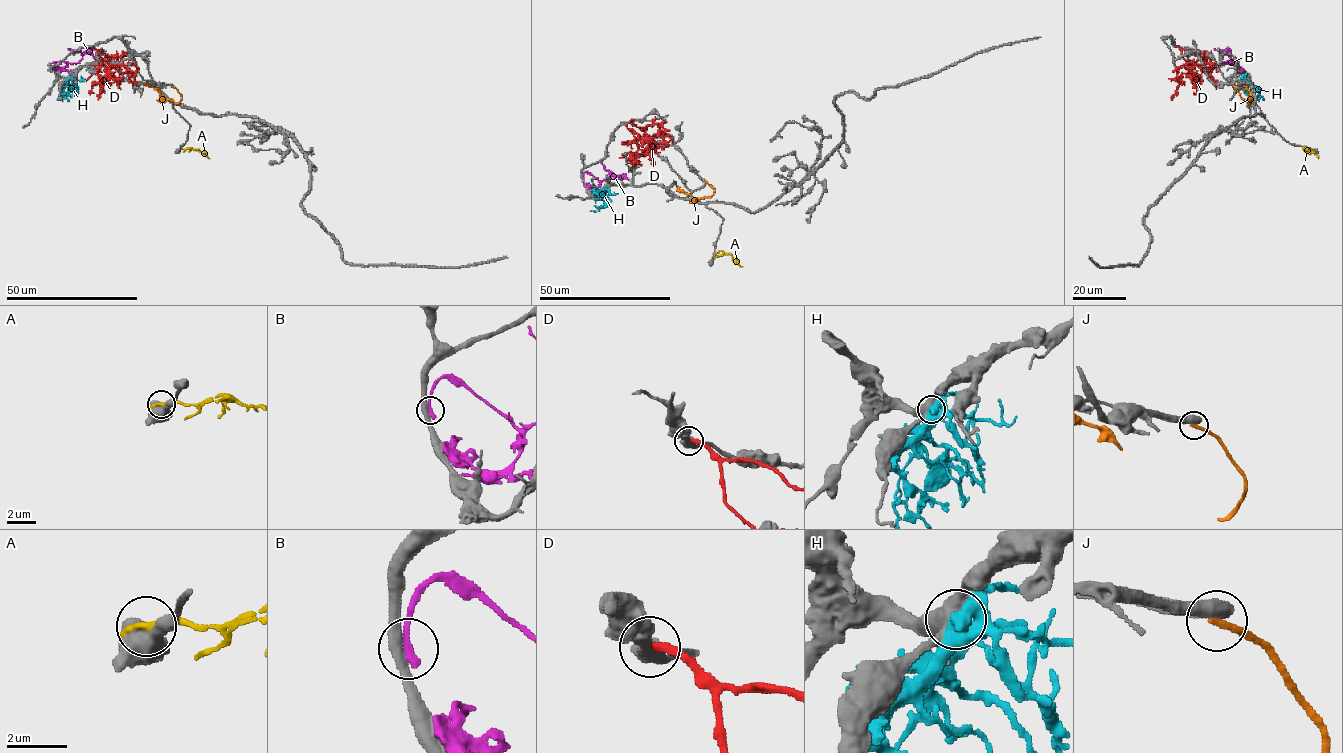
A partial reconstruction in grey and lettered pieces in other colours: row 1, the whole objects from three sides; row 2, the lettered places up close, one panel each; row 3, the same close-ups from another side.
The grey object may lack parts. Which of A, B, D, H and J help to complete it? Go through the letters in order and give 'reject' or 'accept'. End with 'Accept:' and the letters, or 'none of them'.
A: reject
B: reject
D: reject
H: reject
J: reject
Accept: none of them

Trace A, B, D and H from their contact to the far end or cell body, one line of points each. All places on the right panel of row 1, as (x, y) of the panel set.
A: (1312, 149), (1305, 149), (1314, 152), (1318, 158)
B: (1230, 64), (1224, 62), (1232, 62), (1231, 55), (1214, 48)
D: (1175, 46), (1180, 48), (1189, 71), (1181, 75), (1171, 99)
H: (1242, 77), (1257, 88), (1262, 99)

